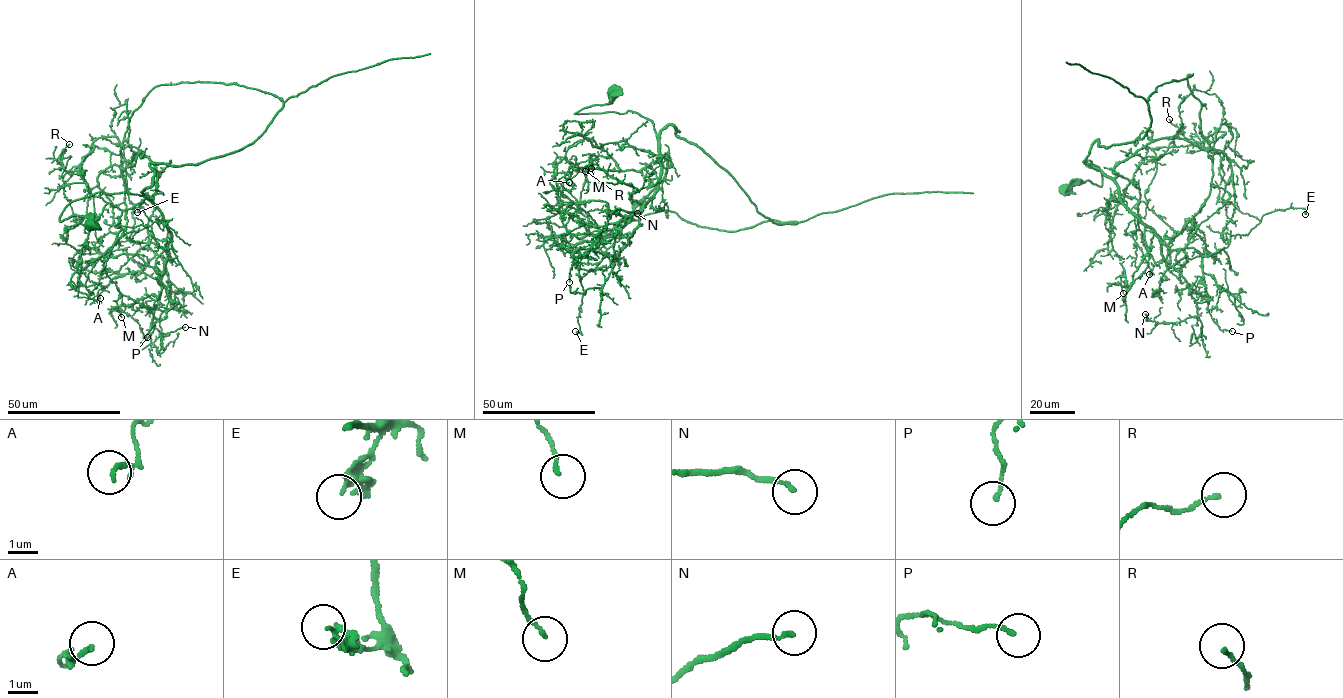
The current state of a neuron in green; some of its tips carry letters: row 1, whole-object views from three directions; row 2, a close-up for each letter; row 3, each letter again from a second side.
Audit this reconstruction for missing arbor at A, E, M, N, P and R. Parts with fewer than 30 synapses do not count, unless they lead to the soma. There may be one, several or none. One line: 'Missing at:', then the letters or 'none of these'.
Missing at: none of these

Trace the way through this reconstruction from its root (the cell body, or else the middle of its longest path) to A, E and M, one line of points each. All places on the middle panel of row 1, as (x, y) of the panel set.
A: (614, 90), (575, 114), (637, 112), (660, 156), (558, 180), (569, 182)
E: (614, 90), (575, 114), (649, 119), (662, 165), (627, 246), (579, 279), (575, 331)
M: (614, 90), (575, 114), (649, 119), (662, 165), (655, 194), (628, 199), (638, 190), (591, 168)

